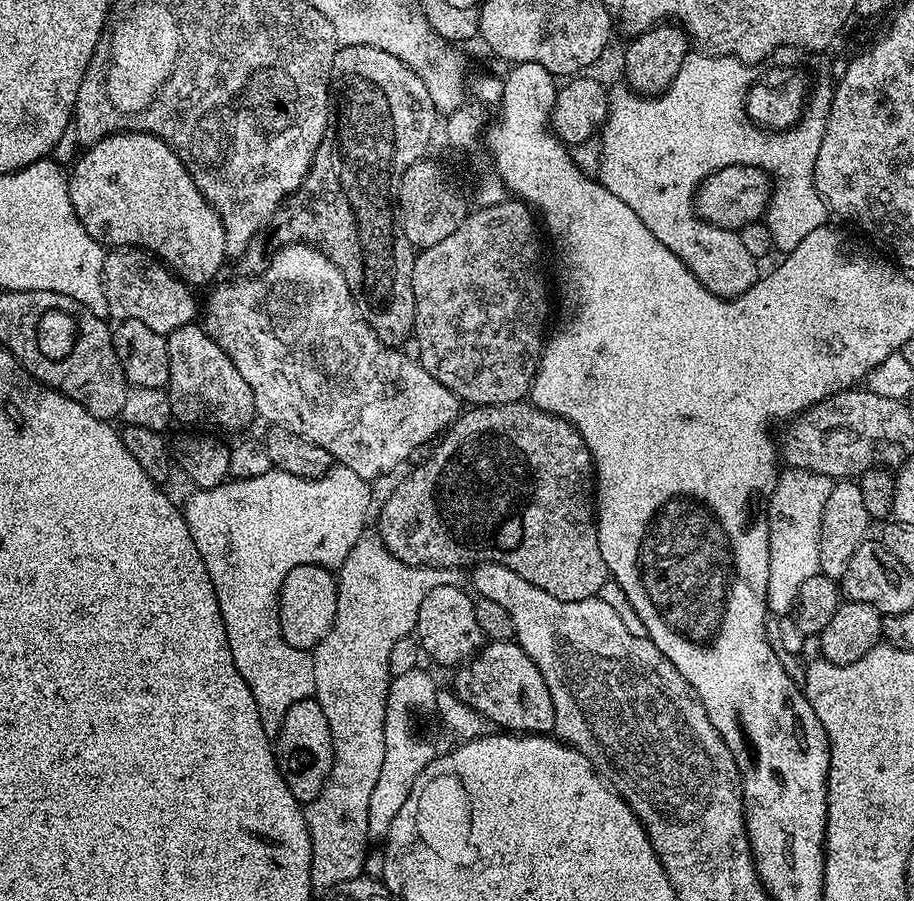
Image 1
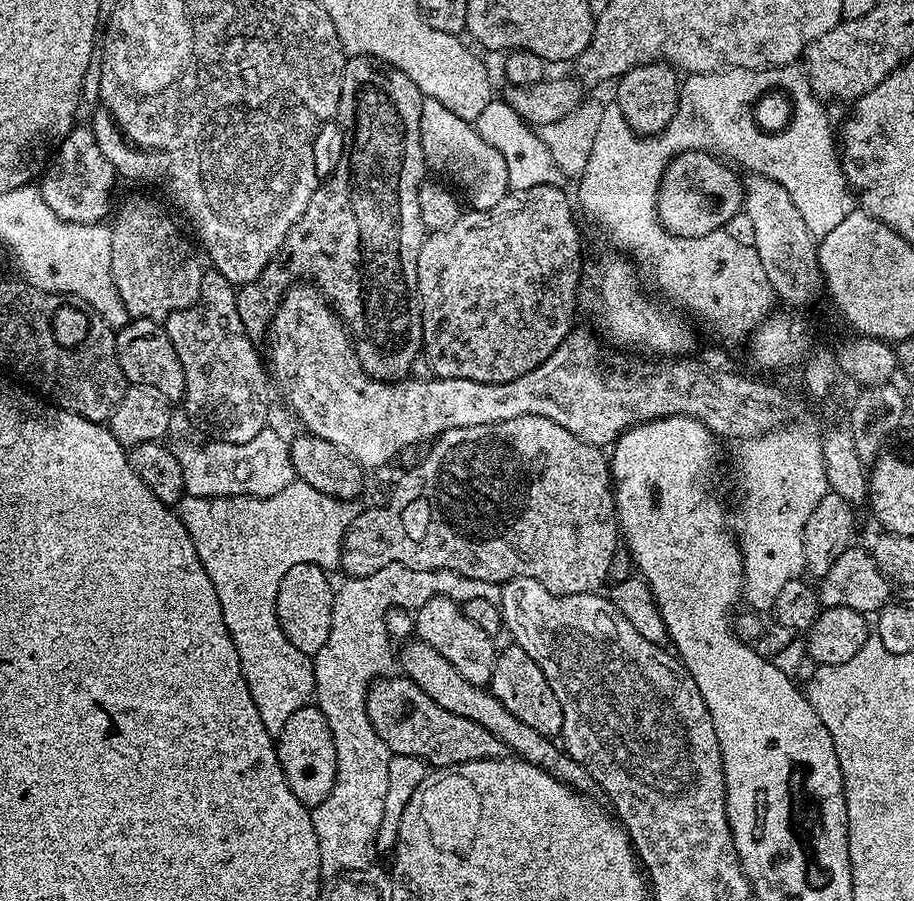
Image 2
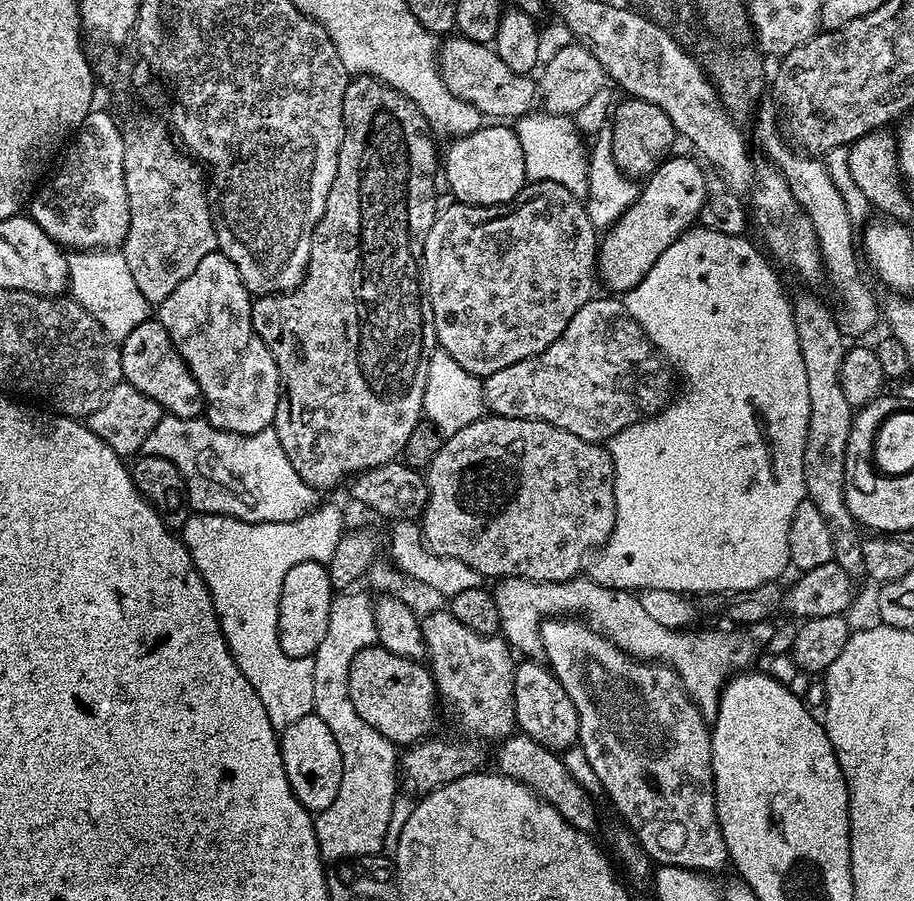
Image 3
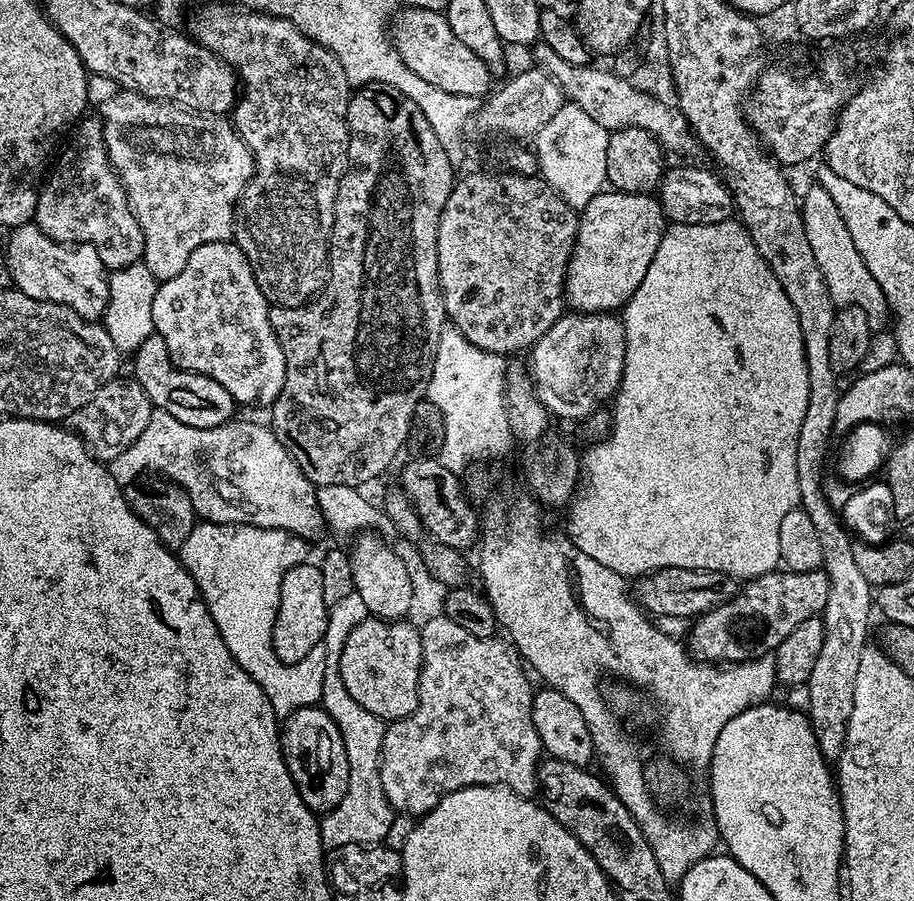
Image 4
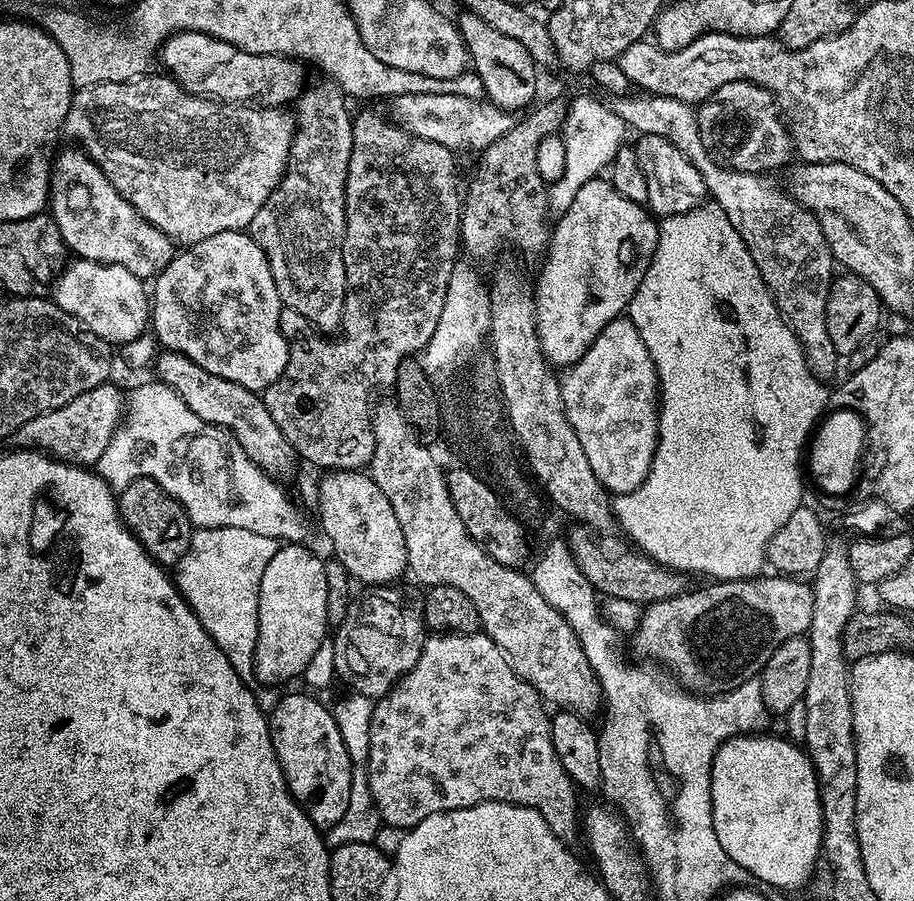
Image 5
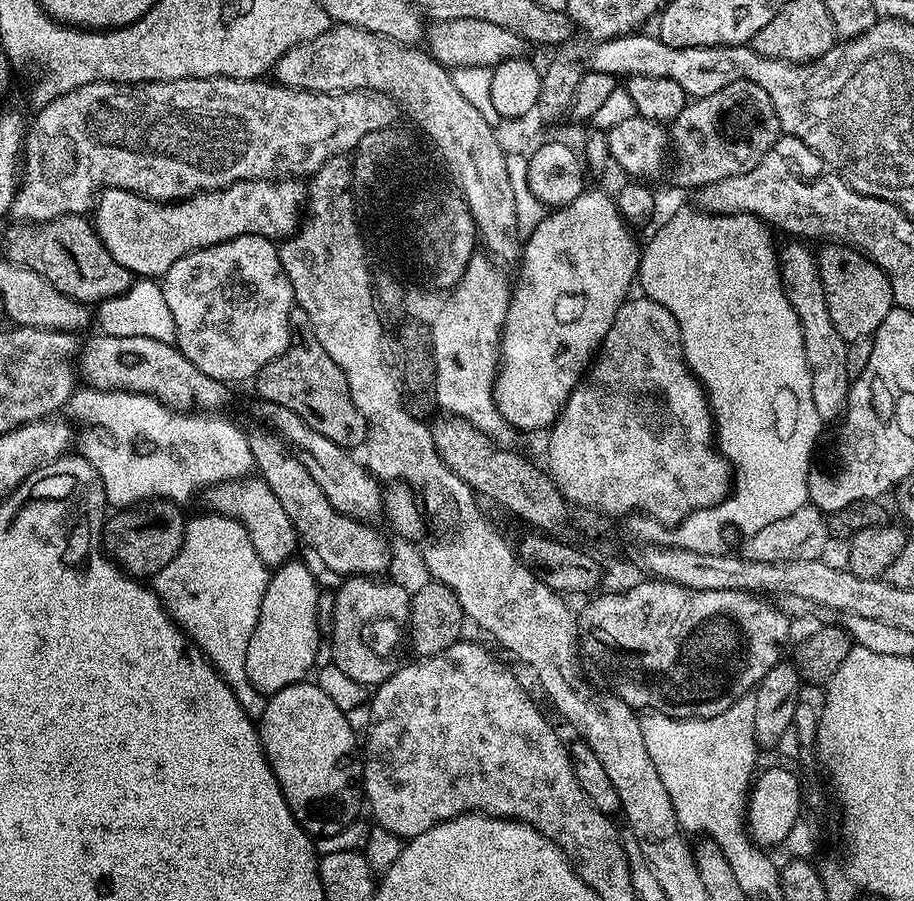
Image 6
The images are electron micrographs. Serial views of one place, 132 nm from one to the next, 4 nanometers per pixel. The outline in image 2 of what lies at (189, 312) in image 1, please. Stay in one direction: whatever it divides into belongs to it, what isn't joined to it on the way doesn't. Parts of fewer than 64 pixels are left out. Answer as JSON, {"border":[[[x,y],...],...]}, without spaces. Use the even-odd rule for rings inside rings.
{"border":[[[136,196],[128,201],[124,209],[111,221],[112,245],[110,246],[110,266],[114,286],[118,286],[118,294],[126,306],[129,317],[138,320],[167,320],[168,315],[183,308],[188,308],[200,296],[202,278],[206,271],[205,265],[200,265],[192,244],[180,233],[178,225],[172,221],[172,216],[160,204],[147,200],[144,196]]]}

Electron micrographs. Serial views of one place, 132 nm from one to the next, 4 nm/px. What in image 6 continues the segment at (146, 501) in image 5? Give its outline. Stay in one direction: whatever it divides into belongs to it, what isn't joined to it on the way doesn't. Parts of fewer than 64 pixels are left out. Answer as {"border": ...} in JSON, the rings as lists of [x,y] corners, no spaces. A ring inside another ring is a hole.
{"border":[[[152,498],[139,506],[113,511],[105,519],[104,531],[100,534],[104,555],[133,578],[154,578],[176,557],[184,541],[186,516],[180,513],[180,508],[179,503]]]}

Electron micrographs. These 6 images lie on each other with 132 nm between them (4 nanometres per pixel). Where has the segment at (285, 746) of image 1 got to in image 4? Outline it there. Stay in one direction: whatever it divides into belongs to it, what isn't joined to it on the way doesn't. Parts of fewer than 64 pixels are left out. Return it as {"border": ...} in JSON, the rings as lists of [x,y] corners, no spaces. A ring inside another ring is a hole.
{"border":[[[313,706],[291,712],[282,724],[282,747],[284,761],[296,783],[298,794],[302,794],[302,802],[317,814],[334,810],[338,802],[342,802],[342,794],[346,794],[348,781],[348,763],[346,762],[346,746],[342,746],[342,734],[338,734],[338,726],[324,713],[323,707]]]}

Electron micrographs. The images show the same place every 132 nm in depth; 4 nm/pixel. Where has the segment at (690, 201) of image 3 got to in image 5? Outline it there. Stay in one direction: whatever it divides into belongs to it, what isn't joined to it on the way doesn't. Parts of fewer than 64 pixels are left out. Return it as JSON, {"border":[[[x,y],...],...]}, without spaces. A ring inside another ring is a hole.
{"border":[[[603,178],[592,179],[574,196],[570,208],[555,221],[548,238],[548,250],[543,257],[540,277],[534,280],[536,298],[536,329],[540,335],[540,348],[553,366],[577,364],[590,350],[594,338],[610,321],[623,317],[642,278],[650,266],[652,256],[660,242],[660,229],[653,213],[643,204],[622,198],[618,190]]]}

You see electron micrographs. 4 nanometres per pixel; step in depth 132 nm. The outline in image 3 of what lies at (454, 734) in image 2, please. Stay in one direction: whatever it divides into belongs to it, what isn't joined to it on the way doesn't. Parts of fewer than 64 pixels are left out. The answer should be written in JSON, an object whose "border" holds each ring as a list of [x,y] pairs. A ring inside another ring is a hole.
{"border":[[[379,646],[363,648],[354,662],[350,662],[348,685],[354,710],[394,745],[411,746],[425,739],[436,724],[436,684],[421,661],[402,658]],[[513,734],[495,745],[496,764],[499,775],[509,776],[527,785],[532,792],[542,797],[566,822],[570,822],[580,831],[591,833],[596,824],[596,808],[588,797],[588,792],[572,777],[572,772],[560,761],[561,757],[551,748],[534,742],[534,738],[523,734]]]}

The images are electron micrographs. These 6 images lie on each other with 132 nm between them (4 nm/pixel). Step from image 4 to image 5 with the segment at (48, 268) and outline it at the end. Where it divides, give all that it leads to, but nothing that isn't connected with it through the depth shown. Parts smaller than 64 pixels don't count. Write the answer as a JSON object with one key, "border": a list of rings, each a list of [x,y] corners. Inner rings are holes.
{"border":[[[79,258],[72,261],[55,277],[55,304],[113,346],[129,344],[142,336],[150,324],[150,296],[143,279],[117,264],[99,264]]]}

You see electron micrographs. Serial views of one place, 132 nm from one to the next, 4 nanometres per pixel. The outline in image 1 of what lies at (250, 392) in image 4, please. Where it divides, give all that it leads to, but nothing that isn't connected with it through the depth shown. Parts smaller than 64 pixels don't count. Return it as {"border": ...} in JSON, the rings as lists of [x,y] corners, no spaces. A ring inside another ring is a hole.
{"border":[[[193,322],[182,326],[174,330],[166,339],[170,354],[170,378],[166,391],[170,398],[172,415],[177,421],[181,420],[184,424],[201,424],[204,427],[201,429],[219,430],[224,433],[236,432],[239,428],[246,427],[251,420],[257,419],[254,394],[250,394],[250,386],[242,378],[242,374],[238,374],[234,362],[230,362],[222,346],[218,346],[214,338],[205,334],[199,323]]]}

